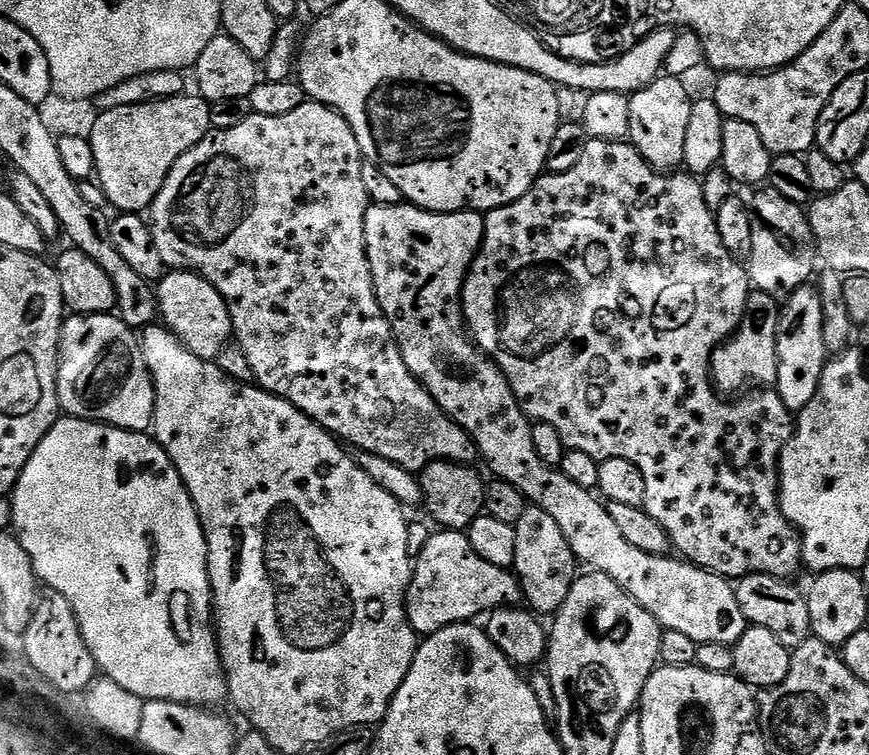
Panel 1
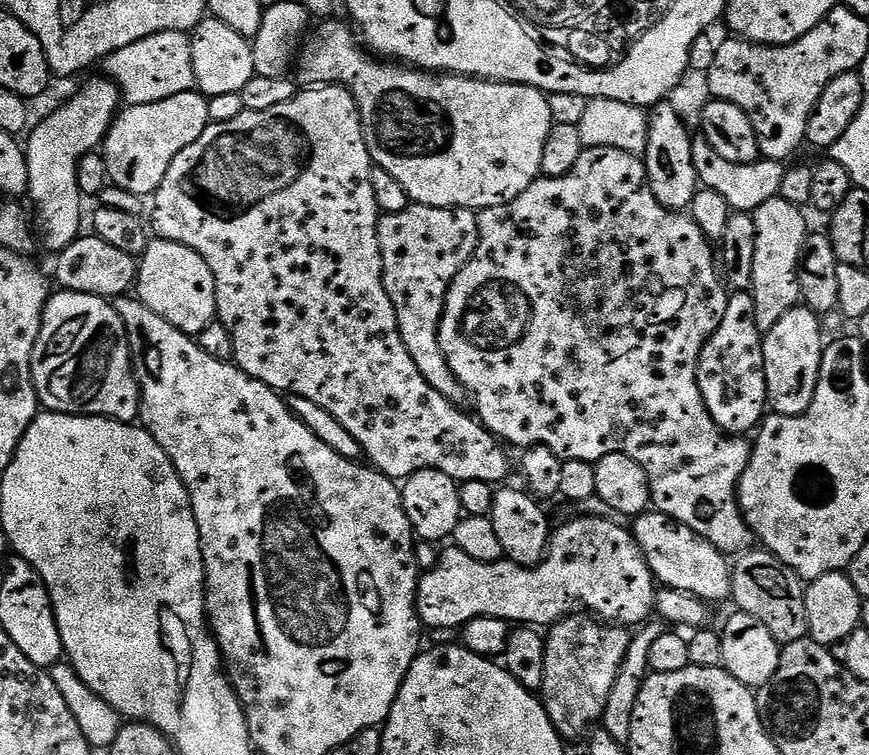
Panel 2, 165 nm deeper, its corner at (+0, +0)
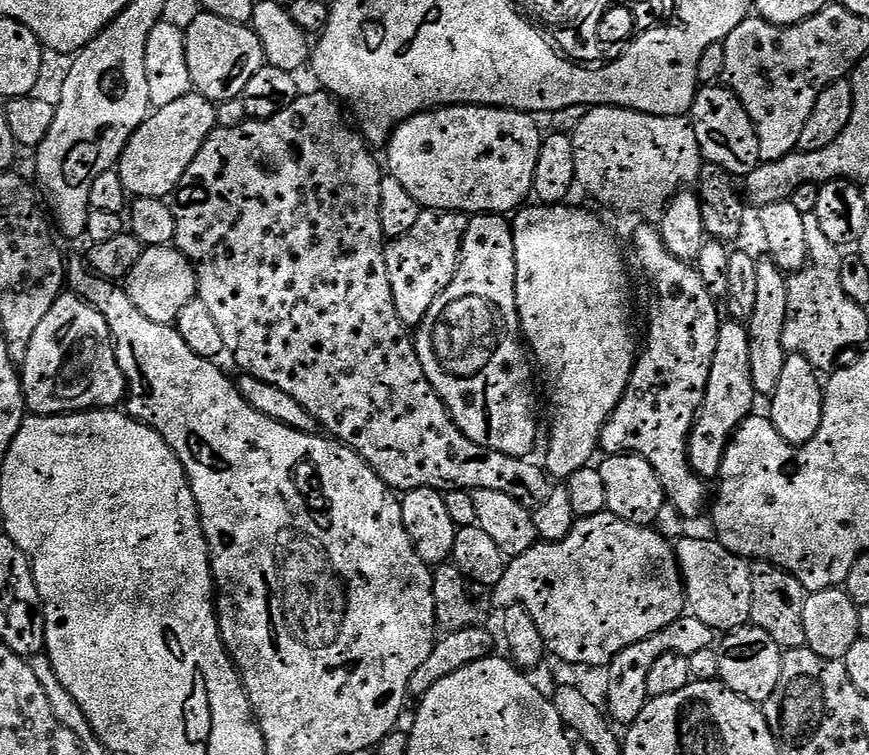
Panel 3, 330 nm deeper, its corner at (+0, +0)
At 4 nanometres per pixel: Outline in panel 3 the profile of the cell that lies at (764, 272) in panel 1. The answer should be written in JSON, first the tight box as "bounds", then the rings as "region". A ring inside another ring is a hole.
{"bounds":[746,258,788,394],"region":[[[771,258],[757,259],[756,265],[758,266],[758,303],[754,306],[751,320],[746,324],[750,338],[750,376],[754,378],[757,393],[771,394],[778,386],[778,378],[782,378],[782,366],[786,359],[782,334],[788,313],[788,276],[780,271],[779,266]]]}

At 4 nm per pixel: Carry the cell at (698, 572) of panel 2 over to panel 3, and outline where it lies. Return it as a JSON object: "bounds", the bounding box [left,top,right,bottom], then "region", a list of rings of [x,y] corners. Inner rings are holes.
{"bounds":[675,536,754,630],"region":[[[688,536],[675,545],[676,559],[684,575],[686,604],[691,615],[702,618],[713,630],[743,628],[752,619],[754,606],[754,582],[752,564],[745,557],[735,553],[719,539],[699,540]]]}

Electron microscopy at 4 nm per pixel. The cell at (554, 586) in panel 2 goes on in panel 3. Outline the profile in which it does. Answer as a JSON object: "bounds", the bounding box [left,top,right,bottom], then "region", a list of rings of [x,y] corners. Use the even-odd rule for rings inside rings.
{"bounds":[494,510,686,669],"region":[[[607,510],[593,516],[579,517],[576,524],[570,530],[570,534],[566,534],[564,540],[538,542],[533,548],[526,550],[526,554],[513,556],[507,561],[502,578],[494,585],[498,609],[505,610],[511,607],[512,604],[524,604],[528,608],[530,615],[533,616],[538,630],[544,635],[547,651],[552,656],[554,654],[558,659],[565,660],[568,664],[589,664],[592,668],[601,667],[600,669],[603,669],[605,666],[611,664],[612,659],[619,652],[626,650],[626,646],[630,646],[642,638],[650,638],[650,634],[654,634],[658,630],[670,626],[679,616],[685,615],[686,593],[684,591],[684,575],[680,570],[680,561],[676,559],[676,549],[673,541],[668,541],[662,533],[655,532],[656,530],[652,526],[631,524],[629,520],[623,520]]]}

